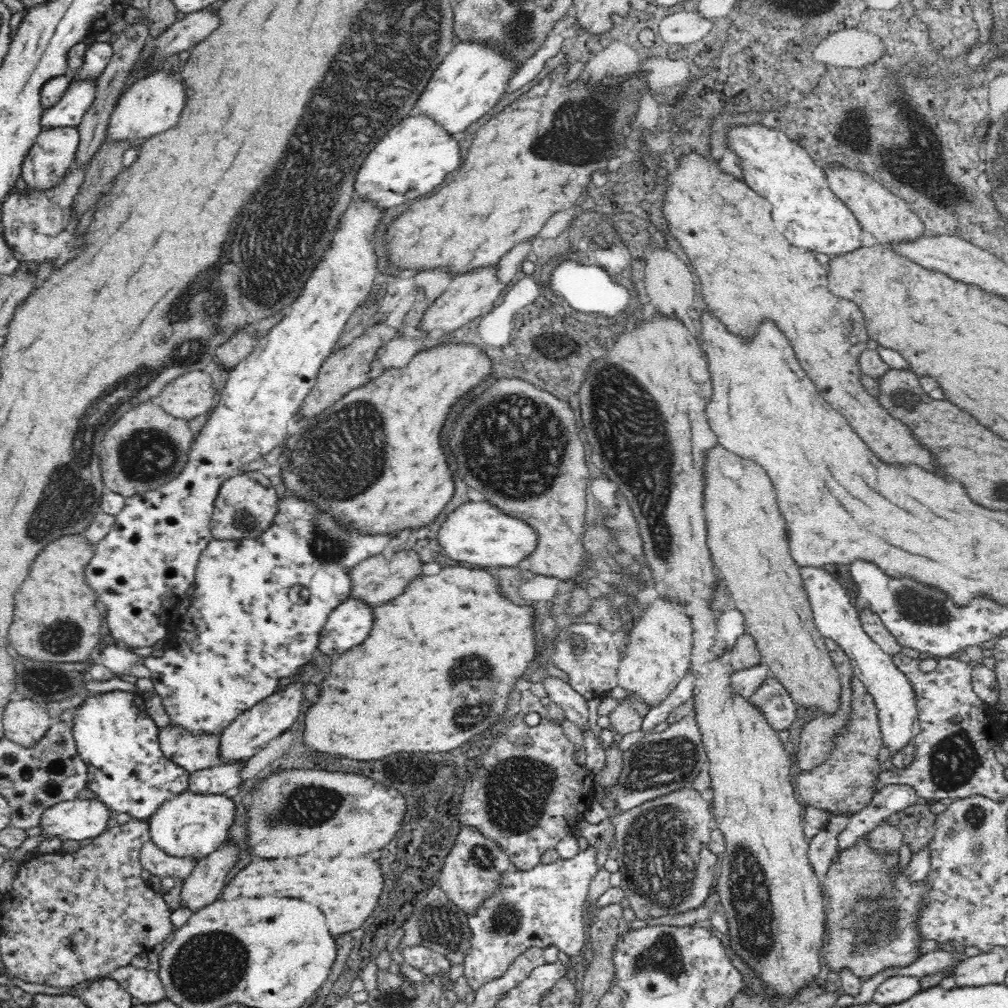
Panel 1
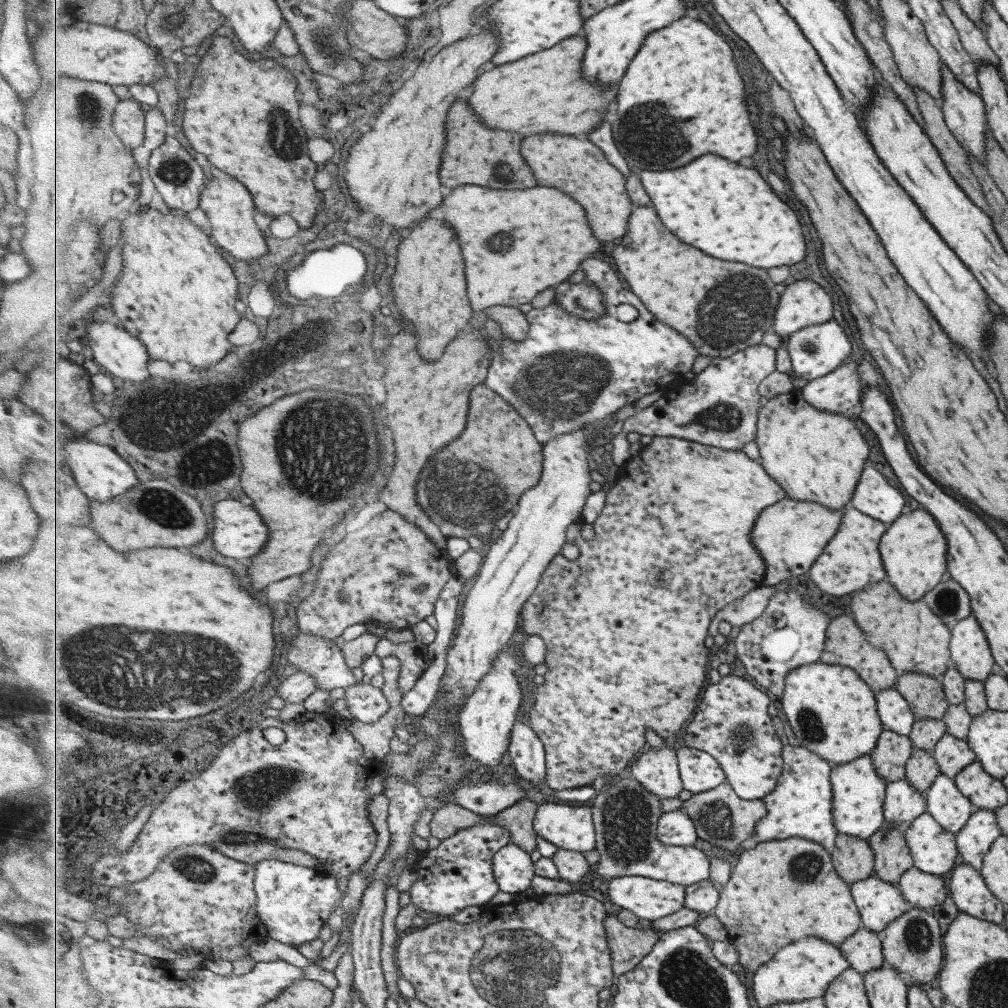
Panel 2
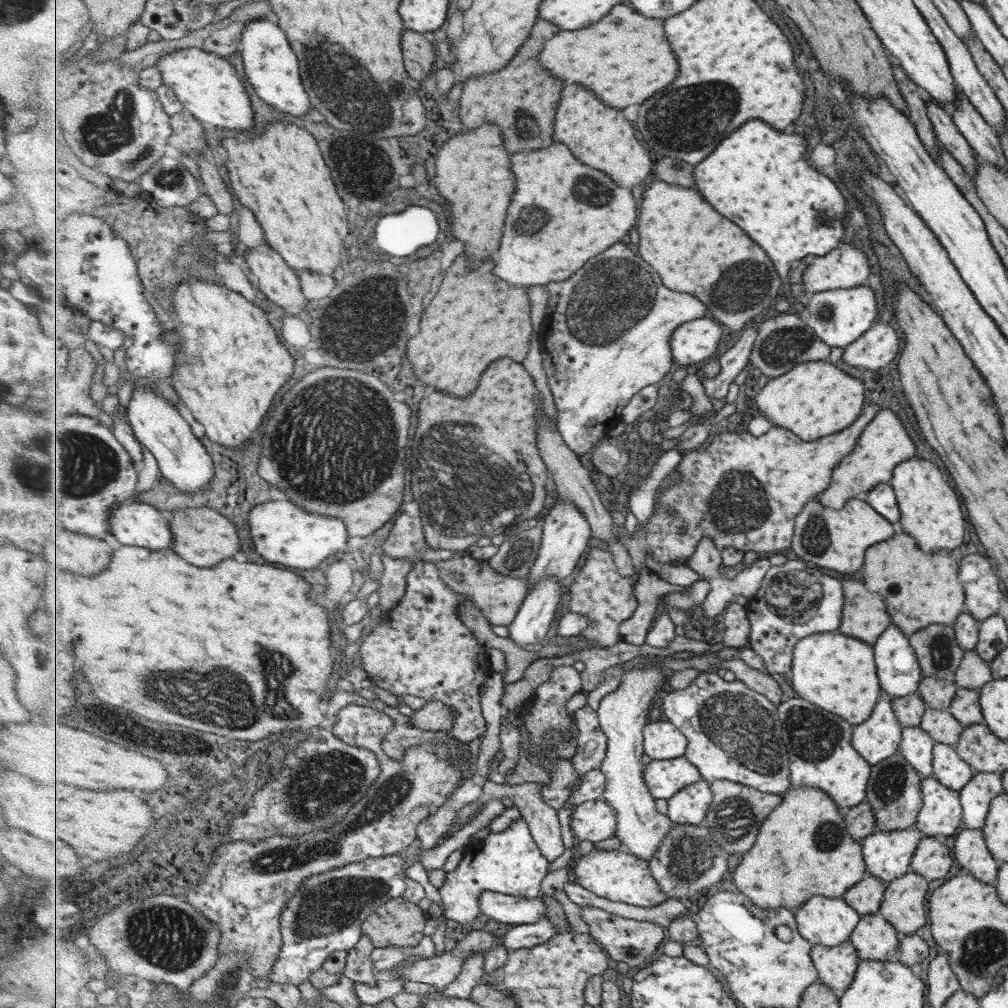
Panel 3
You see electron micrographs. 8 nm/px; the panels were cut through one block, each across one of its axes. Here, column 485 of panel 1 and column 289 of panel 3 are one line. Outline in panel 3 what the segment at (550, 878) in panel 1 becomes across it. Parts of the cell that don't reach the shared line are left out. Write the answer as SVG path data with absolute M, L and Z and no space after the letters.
M398 855L372 858L343 868L335 868L331 872L323 872L305 880L300 891L287 903L284 915L281 916L282 947L280 958L273 967L270 980L277 984L293 984L299 986L309 980L311 972L319 970L325 964L328 956L335 950L351 950L361 940L361 924L367 916L373 915L377 909L387 903L389 899L403 896L405 884L405 859Z

